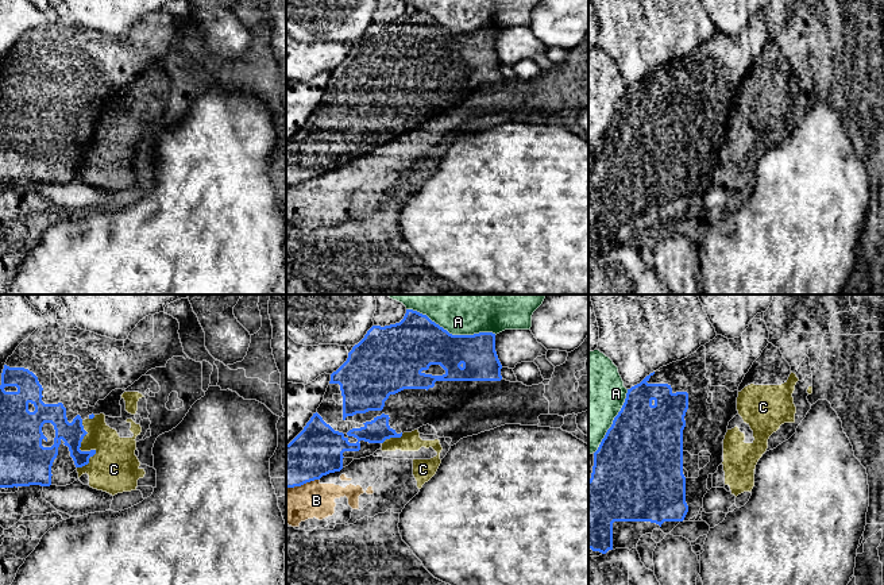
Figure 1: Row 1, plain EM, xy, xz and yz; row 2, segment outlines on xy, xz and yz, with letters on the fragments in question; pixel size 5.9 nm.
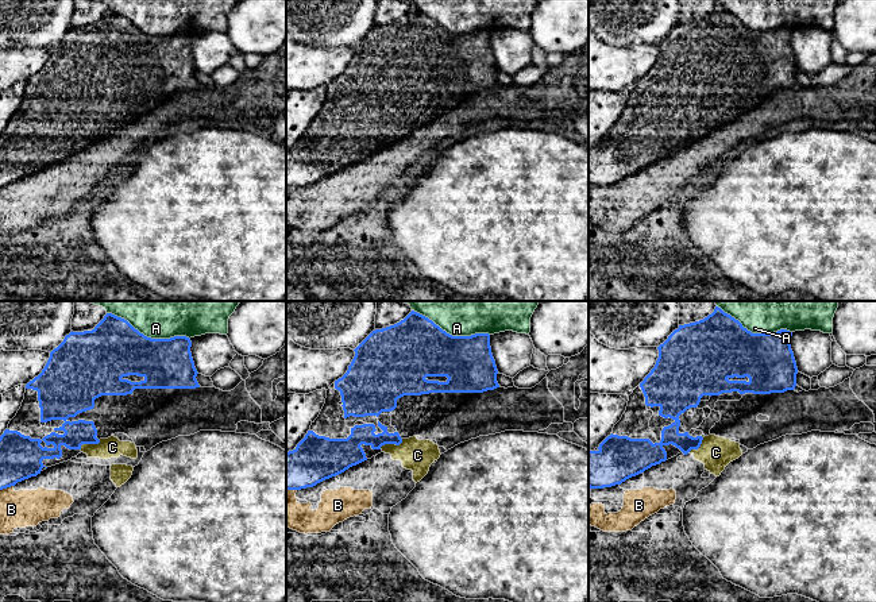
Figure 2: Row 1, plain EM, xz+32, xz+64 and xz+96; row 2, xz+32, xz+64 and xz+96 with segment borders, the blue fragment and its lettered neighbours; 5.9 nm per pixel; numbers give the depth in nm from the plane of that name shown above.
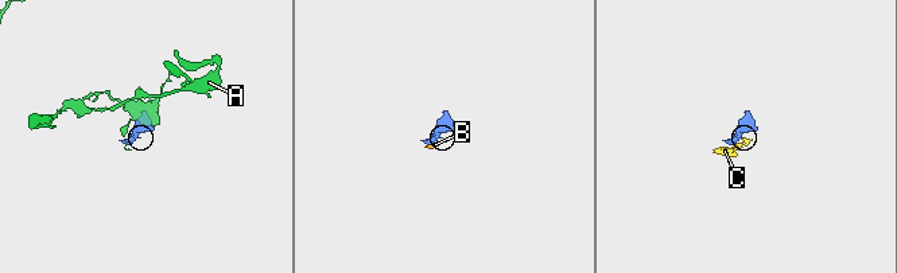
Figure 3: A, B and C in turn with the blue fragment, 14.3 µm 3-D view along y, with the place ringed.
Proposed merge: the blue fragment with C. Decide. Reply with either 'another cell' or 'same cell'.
another cell

